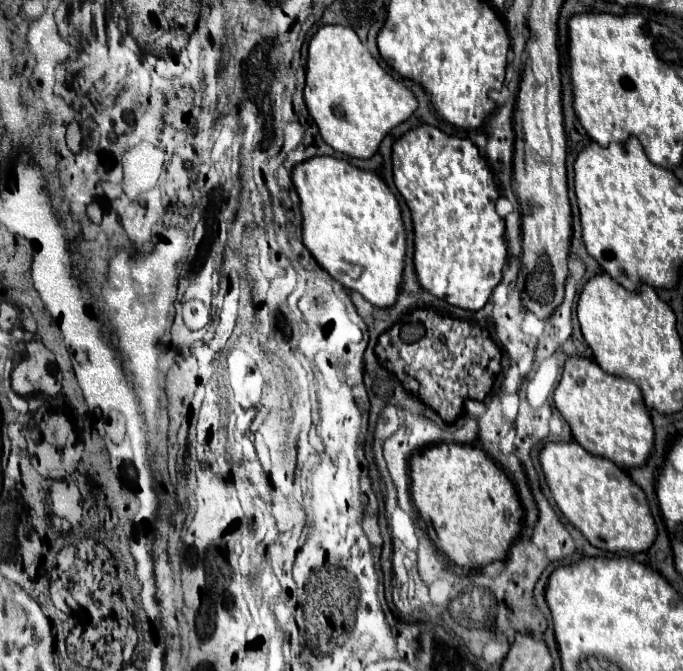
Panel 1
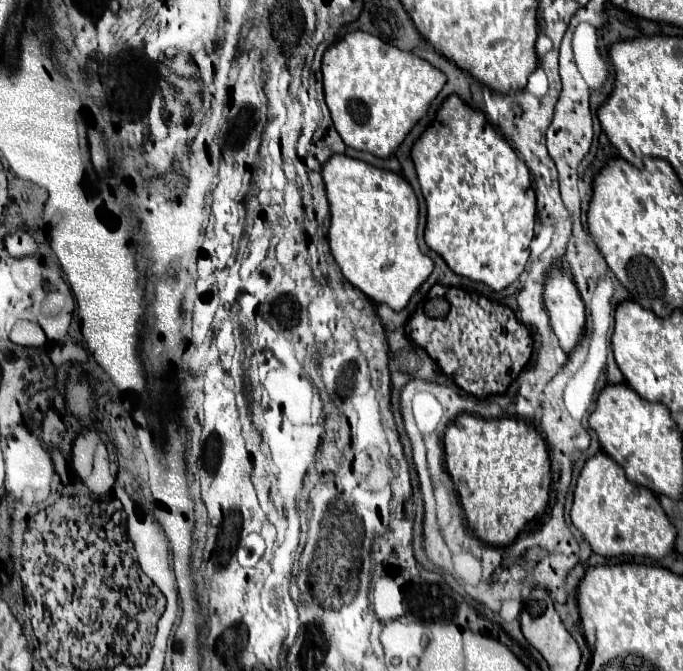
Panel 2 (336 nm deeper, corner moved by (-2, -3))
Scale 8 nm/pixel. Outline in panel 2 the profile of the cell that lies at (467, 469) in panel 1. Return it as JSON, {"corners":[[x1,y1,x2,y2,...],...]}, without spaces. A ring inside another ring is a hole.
{"corners":[[474,413,458,415,444,435,446,467,460,495,468,529,494,547,510,545,518,533,544,515,550,499,548,445,532,423,516,417,484,419]]}

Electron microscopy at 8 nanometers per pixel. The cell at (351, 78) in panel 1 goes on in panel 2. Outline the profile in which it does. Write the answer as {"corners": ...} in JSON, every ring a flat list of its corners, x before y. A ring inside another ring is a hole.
{"corners":[[364,31,348,33,324,53,322,75,326,103,342,141,382,159,402,145,446,85,446,75,428,61]]}

